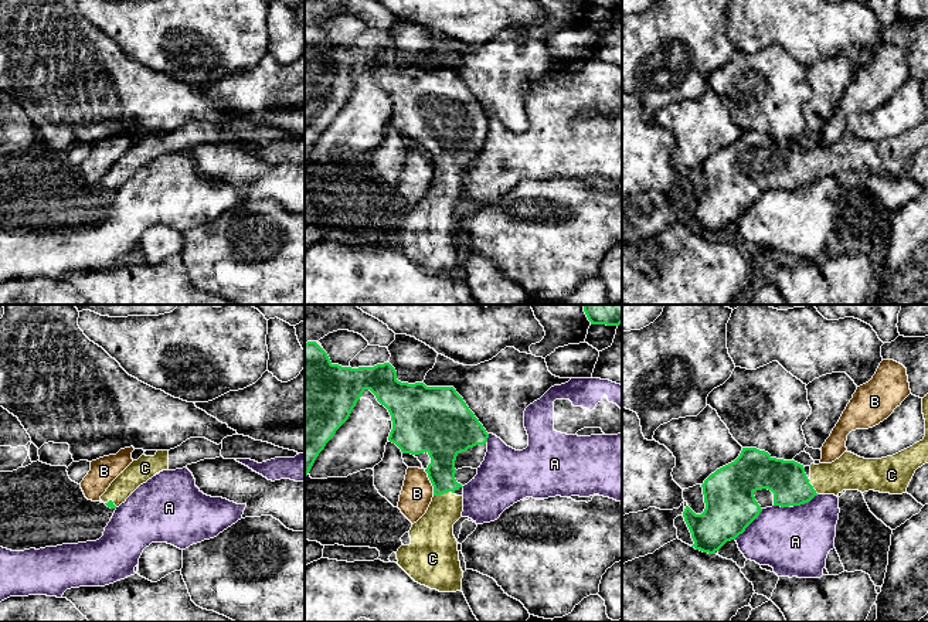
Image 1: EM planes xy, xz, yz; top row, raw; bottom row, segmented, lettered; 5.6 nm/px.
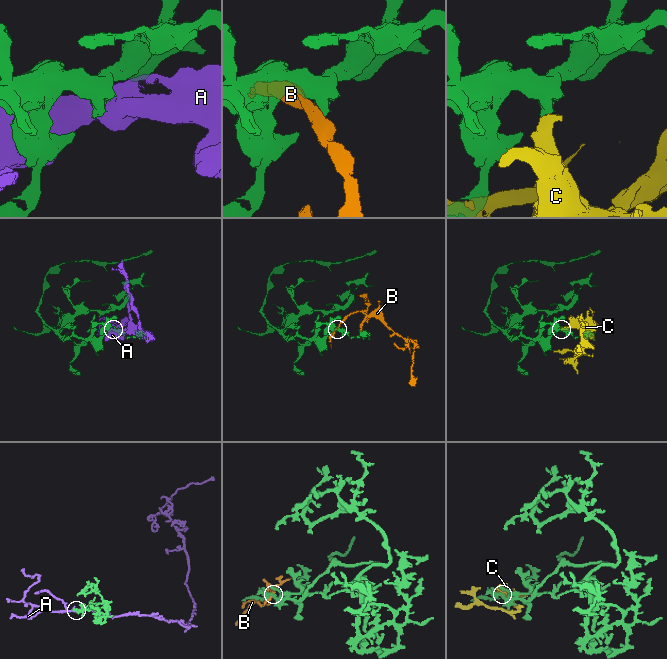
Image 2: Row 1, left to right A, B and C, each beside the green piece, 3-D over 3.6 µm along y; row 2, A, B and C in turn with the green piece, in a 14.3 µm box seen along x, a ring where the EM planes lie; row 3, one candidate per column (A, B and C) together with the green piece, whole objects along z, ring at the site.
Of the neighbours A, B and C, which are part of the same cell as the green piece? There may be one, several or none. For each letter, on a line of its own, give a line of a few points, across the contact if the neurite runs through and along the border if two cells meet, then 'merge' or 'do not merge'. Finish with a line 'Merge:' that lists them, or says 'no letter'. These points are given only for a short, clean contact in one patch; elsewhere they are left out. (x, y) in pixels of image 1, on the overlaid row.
A: do not merge
B: xz (424, 469), (434, 495) | do not merge
C: xz (442, 448), (444, 492), (444, 512), (432, 534) | merge
Merge: C

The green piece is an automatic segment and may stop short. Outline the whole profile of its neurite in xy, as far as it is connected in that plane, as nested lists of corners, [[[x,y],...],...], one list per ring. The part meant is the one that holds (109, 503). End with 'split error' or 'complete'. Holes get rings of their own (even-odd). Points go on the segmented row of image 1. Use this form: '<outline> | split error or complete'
[[[232,435],[220,445],[205,438],[190,438],[170,451],[146,451],[133,460],[106,489],[101,500],[111,509],[119,507],[143,483],[163,470],[183,469],[204,459],[251,459],[258,463],[275,458],[295,458],[295,451],[283,449],[268,442],[244,435]]] | split error

